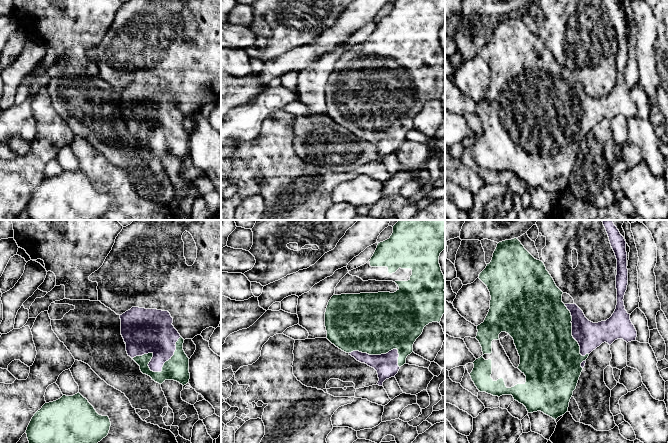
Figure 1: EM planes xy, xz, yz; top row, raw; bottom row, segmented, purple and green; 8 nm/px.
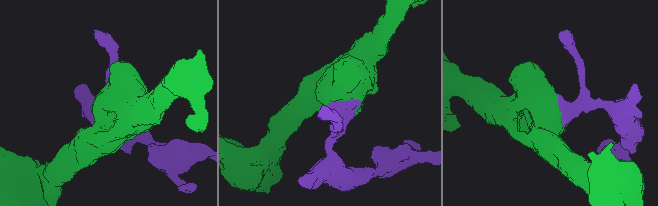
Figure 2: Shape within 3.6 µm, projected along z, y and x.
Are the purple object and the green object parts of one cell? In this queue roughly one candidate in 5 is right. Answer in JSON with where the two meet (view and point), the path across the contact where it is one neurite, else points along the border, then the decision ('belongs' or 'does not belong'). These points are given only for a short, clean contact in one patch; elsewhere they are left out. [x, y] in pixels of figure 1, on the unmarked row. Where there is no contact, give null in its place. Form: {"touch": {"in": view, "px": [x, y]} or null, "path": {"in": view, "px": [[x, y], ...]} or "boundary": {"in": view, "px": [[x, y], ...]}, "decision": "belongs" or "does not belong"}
{"touch": {"in": "xy", "px": [155, 147]}, "decision": "belongs"}

